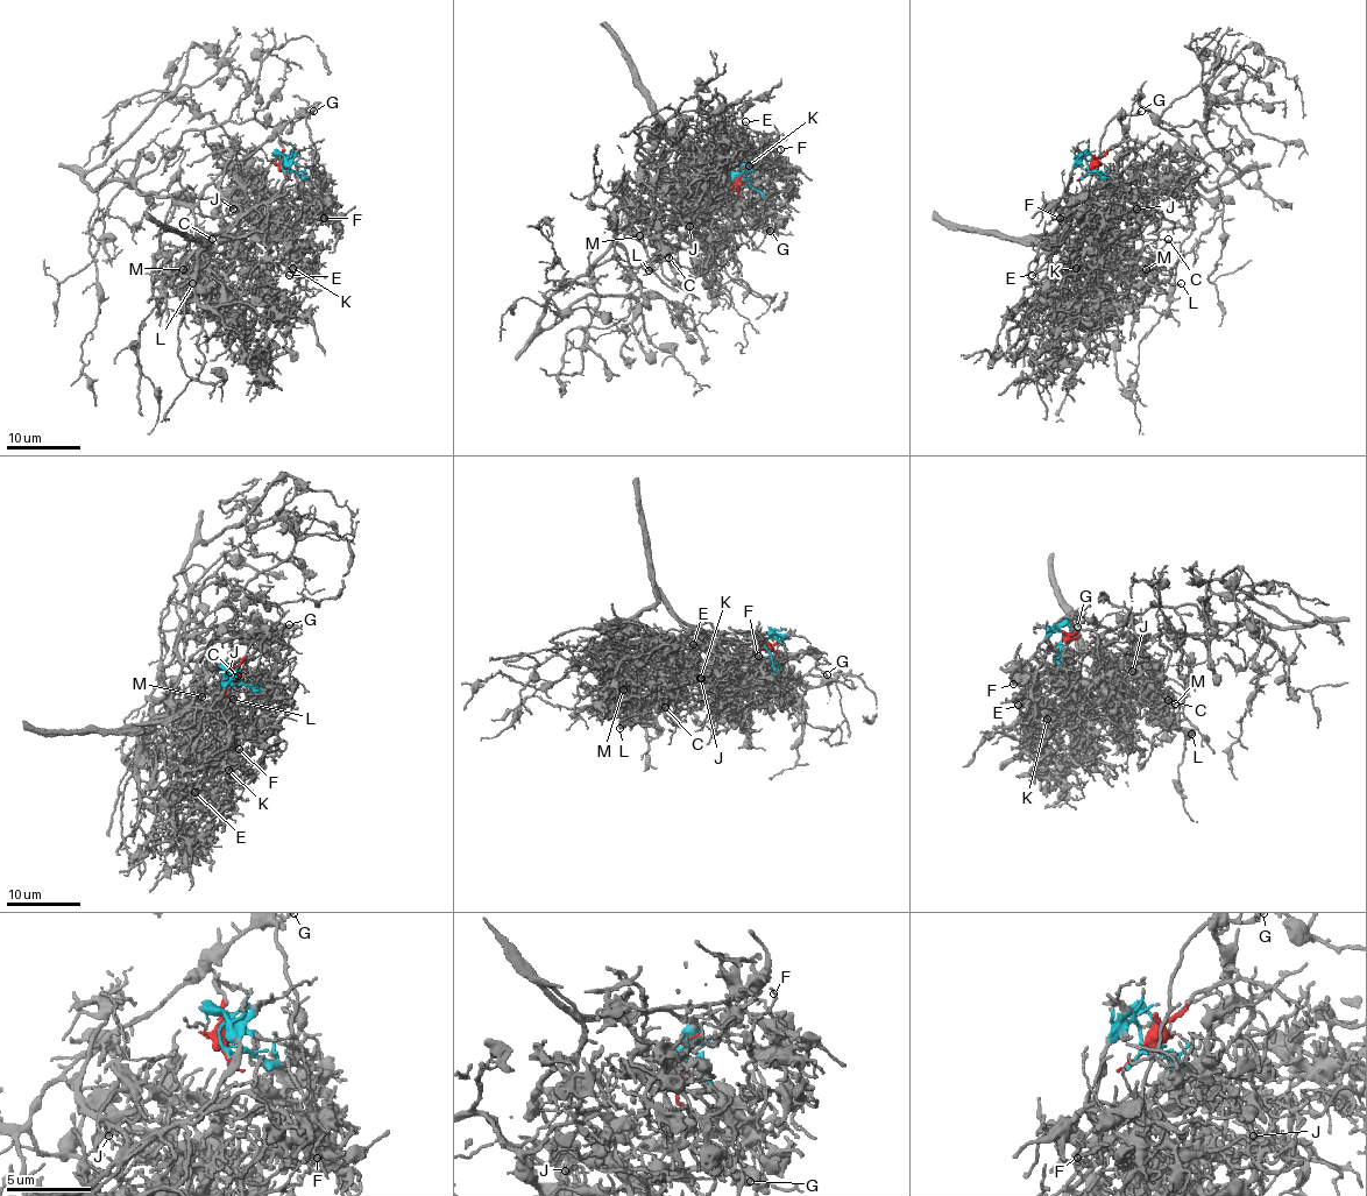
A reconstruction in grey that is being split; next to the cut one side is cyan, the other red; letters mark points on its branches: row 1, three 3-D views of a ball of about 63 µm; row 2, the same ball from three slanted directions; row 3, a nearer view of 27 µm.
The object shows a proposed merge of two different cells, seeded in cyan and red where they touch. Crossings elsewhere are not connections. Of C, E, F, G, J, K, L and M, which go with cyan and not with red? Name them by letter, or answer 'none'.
C, E, F, J, K, L, M

